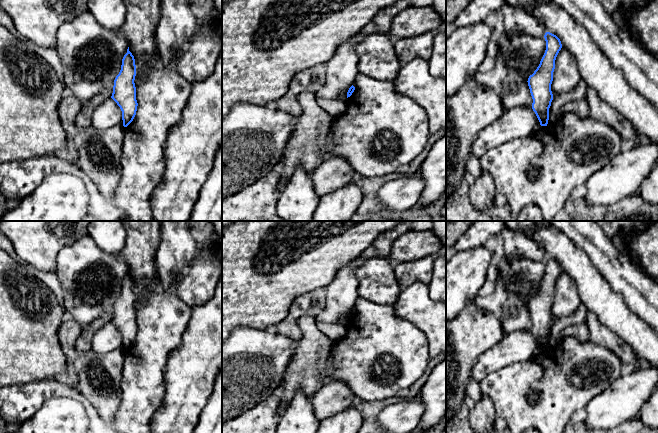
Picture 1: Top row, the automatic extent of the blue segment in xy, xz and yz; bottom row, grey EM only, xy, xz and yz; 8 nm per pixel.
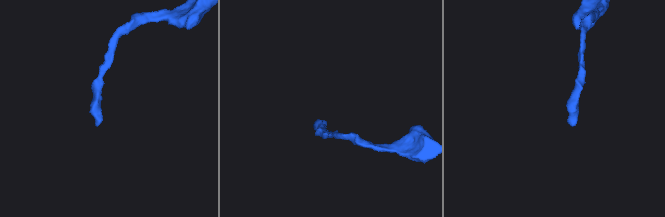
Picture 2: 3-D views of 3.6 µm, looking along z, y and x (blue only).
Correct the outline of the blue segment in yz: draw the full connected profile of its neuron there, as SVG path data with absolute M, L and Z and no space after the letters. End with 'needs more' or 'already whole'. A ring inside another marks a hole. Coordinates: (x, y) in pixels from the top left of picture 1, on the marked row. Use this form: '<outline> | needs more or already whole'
M546 32L544 35L546 50L539 66L528 78L528 86L533 99L532 109L535 112L540 125L547 126L549 120L549 108L553 100L551 84L555 69L555 60L562 48L560 39Z | already whole

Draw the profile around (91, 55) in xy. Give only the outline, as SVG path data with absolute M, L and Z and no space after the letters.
M89 11L64 23L56 34L55 48L64 67L61 79L65 89L86 103L102 90L113 88L128 46L129 43L119 32L100 25Z

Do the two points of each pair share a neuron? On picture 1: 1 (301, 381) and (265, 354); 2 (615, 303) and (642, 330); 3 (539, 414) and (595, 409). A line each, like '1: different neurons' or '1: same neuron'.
1: different neurons
2: same neuron
3: different neurons

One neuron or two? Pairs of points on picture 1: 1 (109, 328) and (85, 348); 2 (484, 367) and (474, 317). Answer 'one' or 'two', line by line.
1: two
2: two

